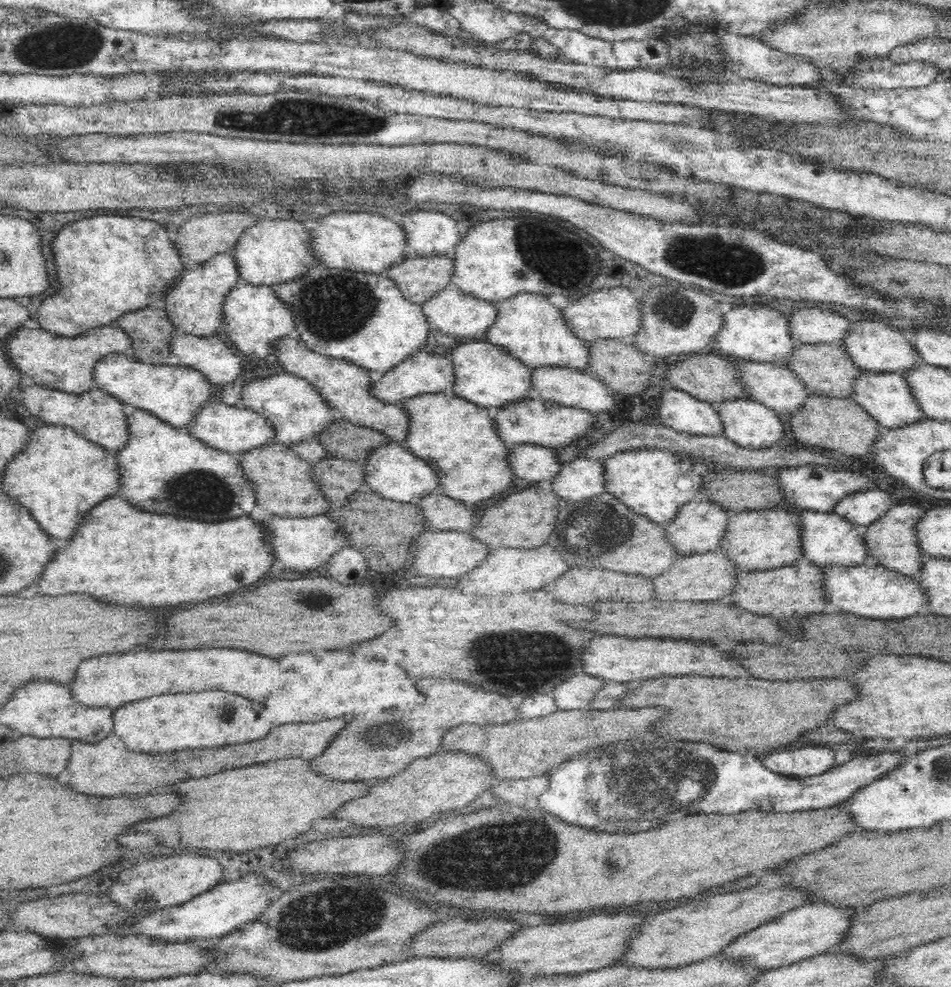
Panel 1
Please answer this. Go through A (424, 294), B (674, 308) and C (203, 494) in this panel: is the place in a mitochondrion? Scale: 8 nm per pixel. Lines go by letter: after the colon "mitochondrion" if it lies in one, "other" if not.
A: other
B: mitochondrion
C: mitochondrion

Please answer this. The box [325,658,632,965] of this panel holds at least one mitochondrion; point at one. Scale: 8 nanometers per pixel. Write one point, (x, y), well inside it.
(505, 857)

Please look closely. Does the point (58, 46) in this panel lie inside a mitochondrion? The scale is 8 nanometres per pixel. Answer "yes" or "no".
yes

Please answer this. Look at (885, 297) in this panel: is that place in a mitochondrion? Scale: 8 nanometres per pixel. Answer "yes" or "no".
no

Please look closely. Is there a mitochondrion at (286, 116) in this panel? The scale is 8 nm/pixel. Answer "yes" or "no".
yes

